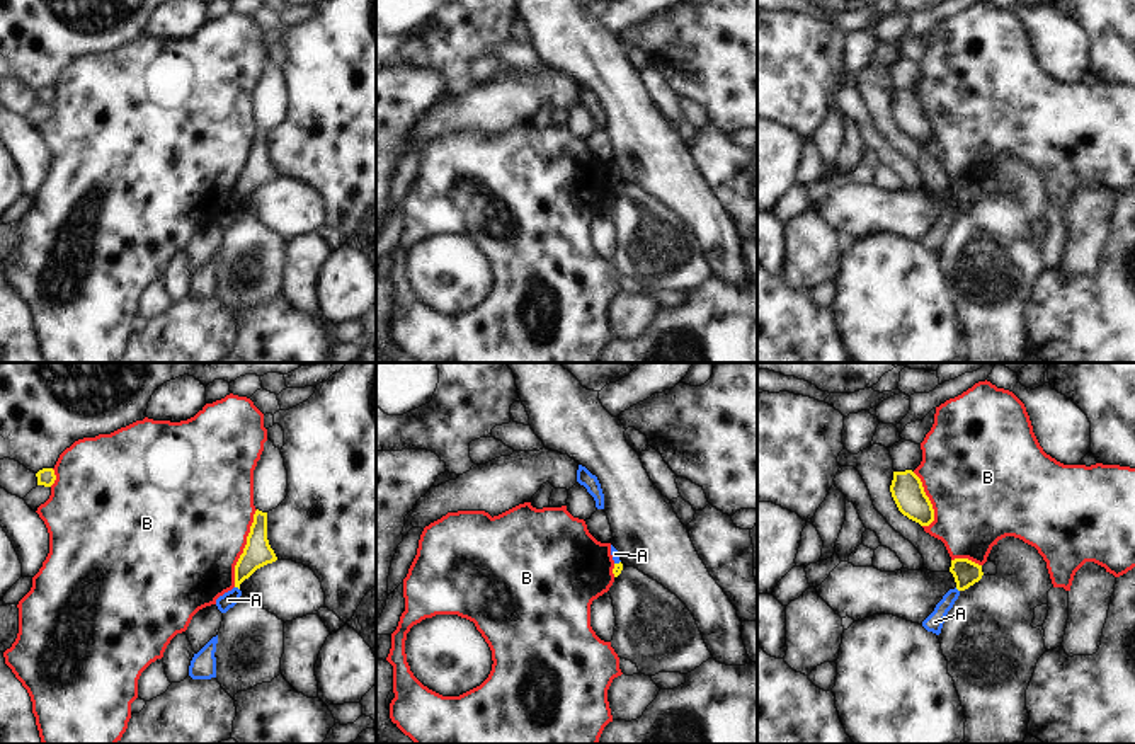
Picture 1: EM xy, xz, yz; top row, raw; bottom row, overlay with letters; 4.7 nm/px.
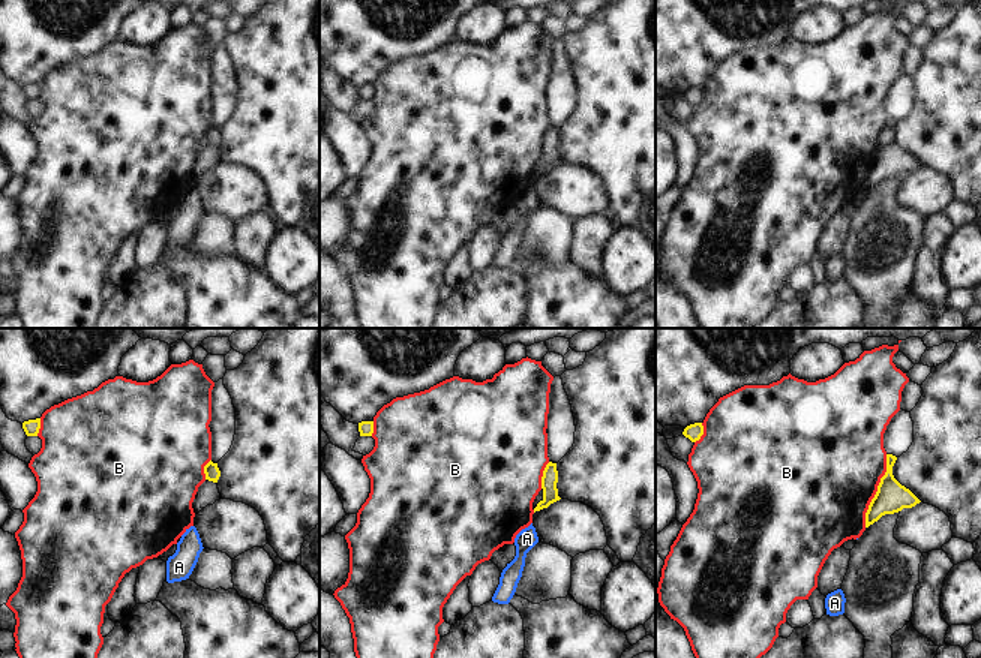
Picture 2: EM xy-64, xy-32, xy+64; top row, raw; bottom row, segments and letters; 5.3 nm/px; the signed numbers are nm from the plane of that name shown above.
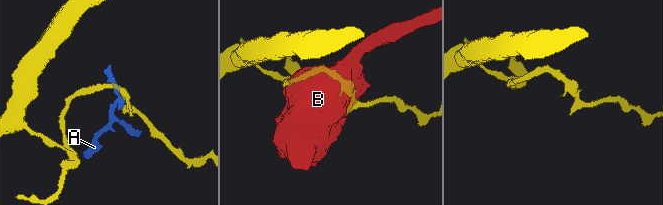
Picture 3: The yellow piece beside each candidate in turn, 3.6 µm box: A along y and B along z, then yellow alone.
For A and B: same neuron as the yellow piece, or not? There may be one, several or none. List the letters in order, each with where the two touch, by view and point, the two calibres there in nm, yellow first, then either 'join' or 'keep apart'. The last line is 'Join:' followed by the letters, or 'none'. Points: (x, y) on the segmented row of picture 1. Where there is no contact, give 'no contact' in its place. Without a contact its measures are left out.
A: contact xy (237, 586); calibres 140 and 80 nm; keep apart
B: contact xy (244, 549); calibres 140 and 500 nm; keep apart
Join: none

